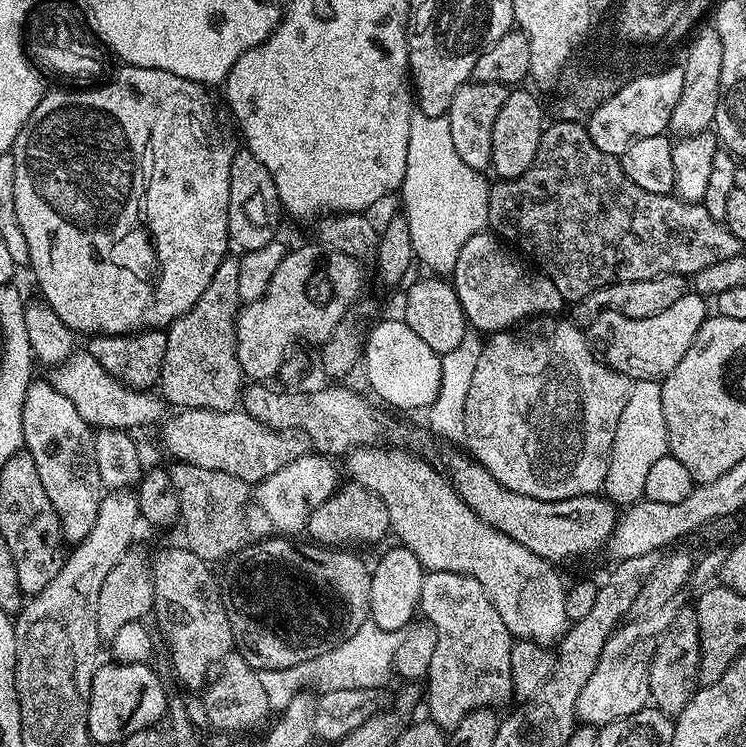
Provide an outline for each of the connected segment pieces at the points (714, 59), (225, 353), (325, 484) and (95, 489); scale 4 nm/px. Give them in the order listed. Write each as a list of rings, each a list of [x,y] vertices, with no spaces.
[[[704,26],[704,29],[698,32],[687,41],[688,53],[682,61],[682,94],[678,94],[674,114],[670,114],[668,123],[668,132],[676,138],[691,138],[709,131],[718,110],[718,90],[722,78],[722,42],[711,26]]]
[[[229,254],[214,270],[214,278],[210,278],[210,286],[186,314],[182,314],[173,324],[169,324],[166,331],[166,358],[162,358],[162,374],[158,392],[169,405],[176,410],[186,408],[201,408],[215,412],[235,412],[242,400],[242,393],[246,387],[246,377],[242,366],[238,362],[236,353],[236,318],[240,314],[242,301],[238,294],[238,272],[240,261],[235,255]]]
[[[305,454],[296,456],[295,459],[282,465],[270,478],[261,480],[254,488],[254,500],[260,503],[268,520],[277,528],[277,533],[292,534],[288,532],[303,533],[308,526],[310,514],[326,498],[330,498],[338,487],[336,480],[336,468],[331,459],[323,454]]]
[[[33,379],[26,390],[26,402],[22,402],[22,430],[24,448],[38,466],[38,478],[42,478],[42,490],[50,498],[50,506],[60,519],[60,528],[69,541],[79,542],[94,530],[98,518],[98,506],[102,499],[102,485],[98,474],[98,458],[94,458],[92,425],[74,410],[74,402],[66,398],[47,379]]]

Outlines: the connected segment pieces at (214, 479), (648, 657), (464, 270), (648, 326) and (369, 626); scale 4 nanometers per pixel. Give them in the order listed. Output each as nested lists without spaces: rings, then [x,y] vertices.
[[[173,463],[170,468],[174,490],[178,490],[179,519],[184,520],[184,536],[188,551],[209,562],[227,561],[245,547],[249,539],[244,519],[248,516],[250,486],[234,474],[222,474],[222,470],[206,470],[193,464]]]
[[[679,599],[671,600],[659,610],[645,612],[639,618],[632,618],[636,620],[629,619],[621,623],[612,633],[606,646],[602,646],[602,658],[598,658],[594,674],[586,678],[582,694],[578,694],[576,714],[583,723],[603,726],[649,707],[648,679],[652,659],[657,646],[664,638],[664,633],[668,631],[670,622],[674,622],[681,606]]]
[[[485,230],[474,234],[458,254],[454,273],[458,302],[462,302],[469,325],[481,334],[502,332],[538,316],[556,316],[566,308],[550,277],[533,270],[523,259],[515,260],[507,250],[491,231]]]
[[[689,290],[682,298],[678,298],[678,302],[674,302],[674,306],[648,320],[627,320],[625,316],[616,316],[616,333],[612,336],[616,349],[606,356],[606,363],[609,368],[632,380],[655,380],[668,376],[674,366],[682,362],[702,322],[708,319],[709,315],[709,301]]]
[[[371,618],[330,651],[316,655],[297,666],[284,667],[282,670],[259,671],[257,676],[265,690],[269,709],[279,712],[293,701],[300,691],[313,690],[329,692],[330,690],[376,689],[383,688],[393,677],[394,653],[398,650],[403,631],[384,631]]]

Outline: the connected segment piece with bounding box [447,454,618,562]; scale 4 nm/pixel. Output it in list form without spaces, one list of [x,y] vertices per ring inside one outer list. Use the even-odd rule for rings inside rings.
[[[471,455],[452,456],[448,460],[450,483],[460,500],[466,504],[483,524],[514,538],[526,550],[538,554],[541,560],[576,560],[579,556],[592,556],[612,538],[618,519],[617,505],[600,494],[575,496],[565,500],[539,500],[514,490],[506,490]]]

